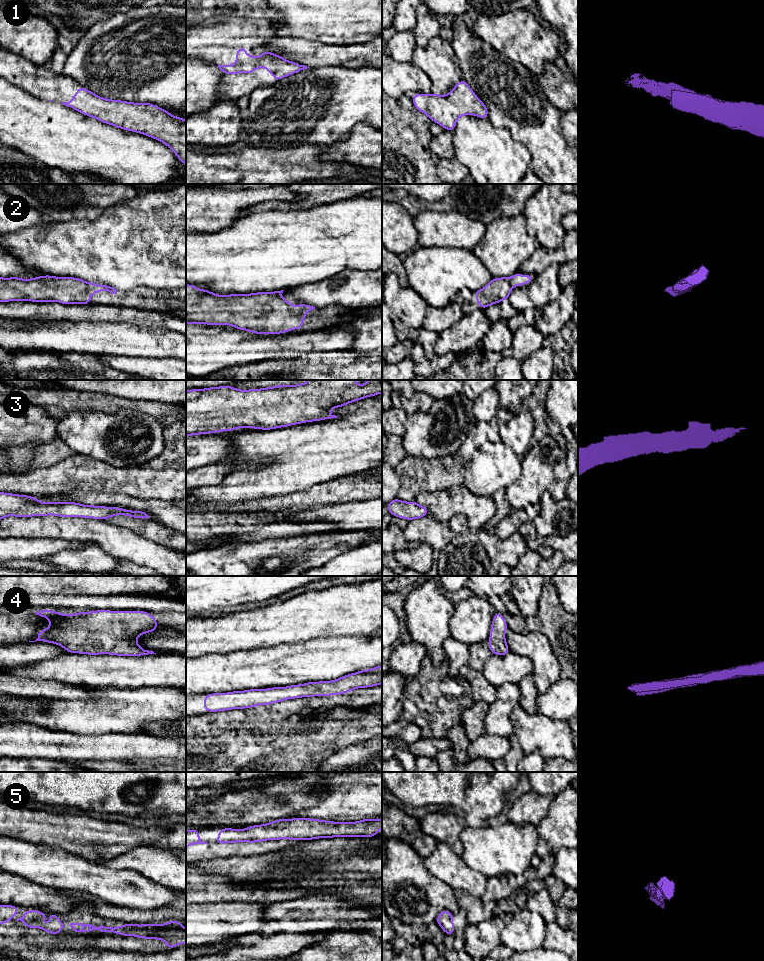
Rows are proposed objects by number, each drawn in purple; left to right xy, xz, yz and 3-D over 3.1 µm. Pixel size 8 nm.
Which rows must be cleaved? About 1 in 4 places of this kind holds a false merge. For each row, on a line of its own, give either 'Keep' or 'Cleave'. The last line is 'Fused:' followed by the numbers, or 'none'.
1: Keep
2: Keep
3: Keep
4: Keep
5: Keep
Fused: none

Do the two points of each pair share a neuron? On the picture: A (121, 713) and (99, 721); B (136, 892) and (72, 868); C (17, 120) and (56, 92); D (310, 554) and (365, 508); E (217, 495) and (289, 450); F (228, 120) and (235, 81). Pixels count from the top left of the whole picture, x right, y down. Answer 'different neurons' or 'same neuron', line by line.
A: same neuron
B: same neuron
C: different neurons
D: different neurons
E: same neuron
F: different neurons

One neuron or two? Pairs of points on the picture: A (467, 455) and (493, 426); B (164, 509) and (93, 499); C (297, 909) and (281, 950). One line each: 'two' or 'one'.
A: one
B: one
C: one

